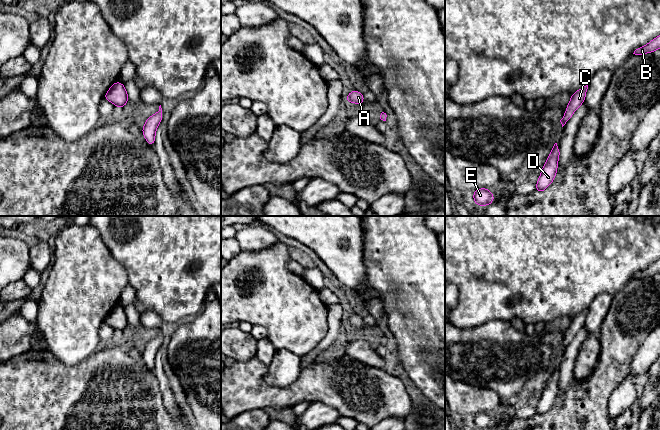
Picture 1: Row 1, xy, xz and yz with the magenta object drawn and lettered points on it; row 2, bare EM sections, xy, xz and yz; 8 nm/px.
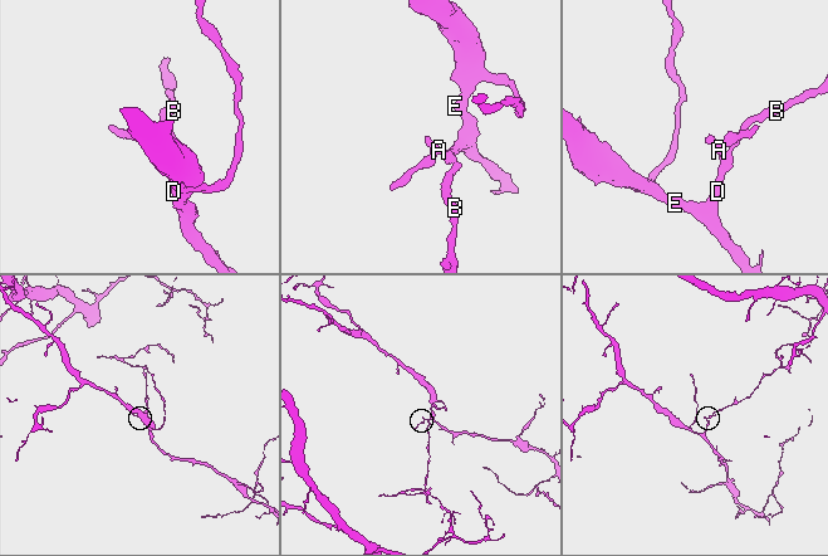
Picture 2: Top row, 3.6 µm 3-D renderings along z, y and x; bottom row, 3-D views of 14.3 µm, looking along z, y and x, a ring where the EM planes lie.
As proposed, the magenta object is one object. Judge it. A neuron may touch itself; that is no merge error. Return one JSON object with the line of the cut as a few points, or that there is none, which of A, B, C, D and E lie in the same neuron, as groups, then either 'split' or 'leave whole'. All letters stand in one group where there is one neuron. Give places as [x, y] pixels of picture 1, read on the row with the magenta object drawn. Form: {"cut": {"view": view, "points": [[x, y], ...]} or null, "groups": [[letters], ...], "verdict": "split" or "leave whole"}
{"cut": null, "groups": [["A", "B", "C", "D", "E"]], "verdict": "leave whole"}

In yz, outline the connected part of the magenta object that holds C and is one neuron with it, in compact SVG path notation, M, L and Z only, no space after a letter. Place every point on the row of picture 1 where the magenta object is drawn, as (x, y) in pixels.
M588 84L572 94L570 102L567 105L567 108L566 108L566 113L564 114L563 118L560 120L560 122L562 124L562 127L572 117L572 115L575 112L575 110L578 107L580 107L581 104L584 102L587 89L588 89Z

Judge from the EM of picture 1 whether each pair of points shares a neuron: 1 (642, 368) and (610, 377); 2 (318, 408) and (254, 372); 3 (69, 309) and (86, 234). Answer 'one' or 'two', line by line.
1: two
2: two
3: one

